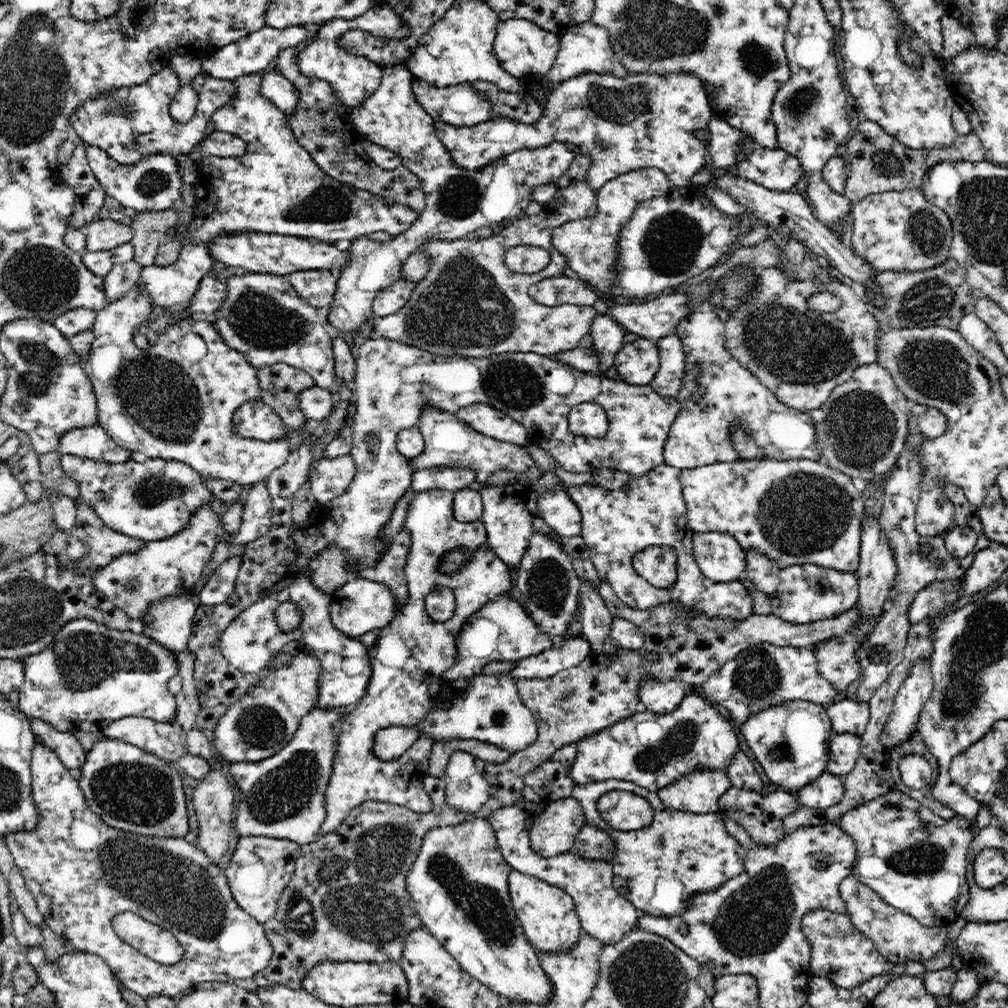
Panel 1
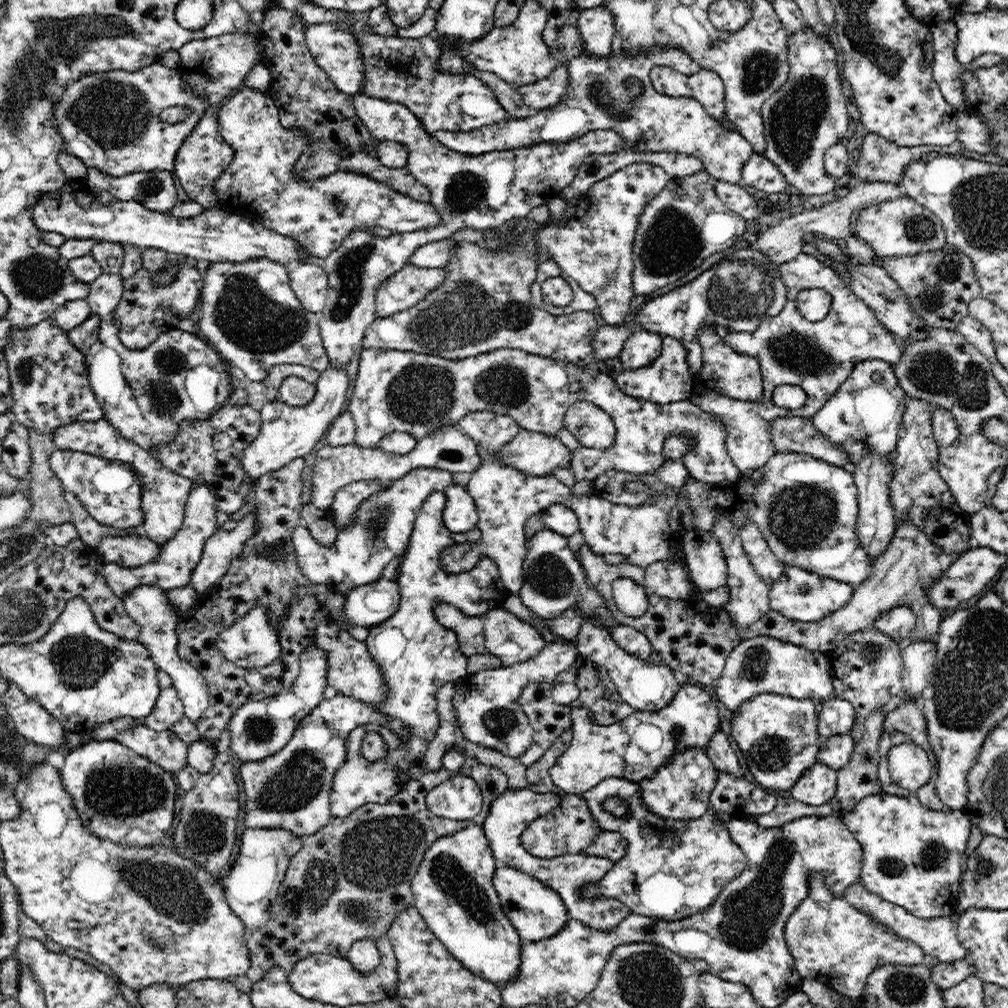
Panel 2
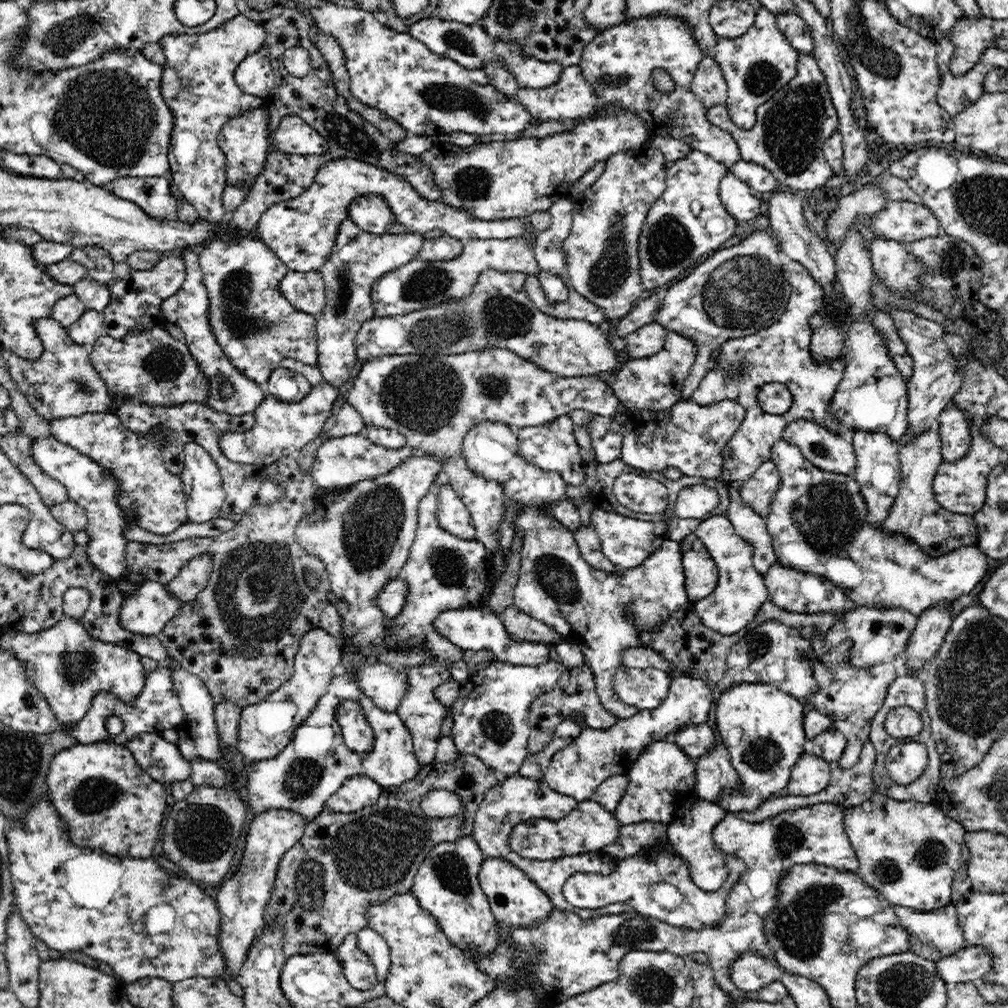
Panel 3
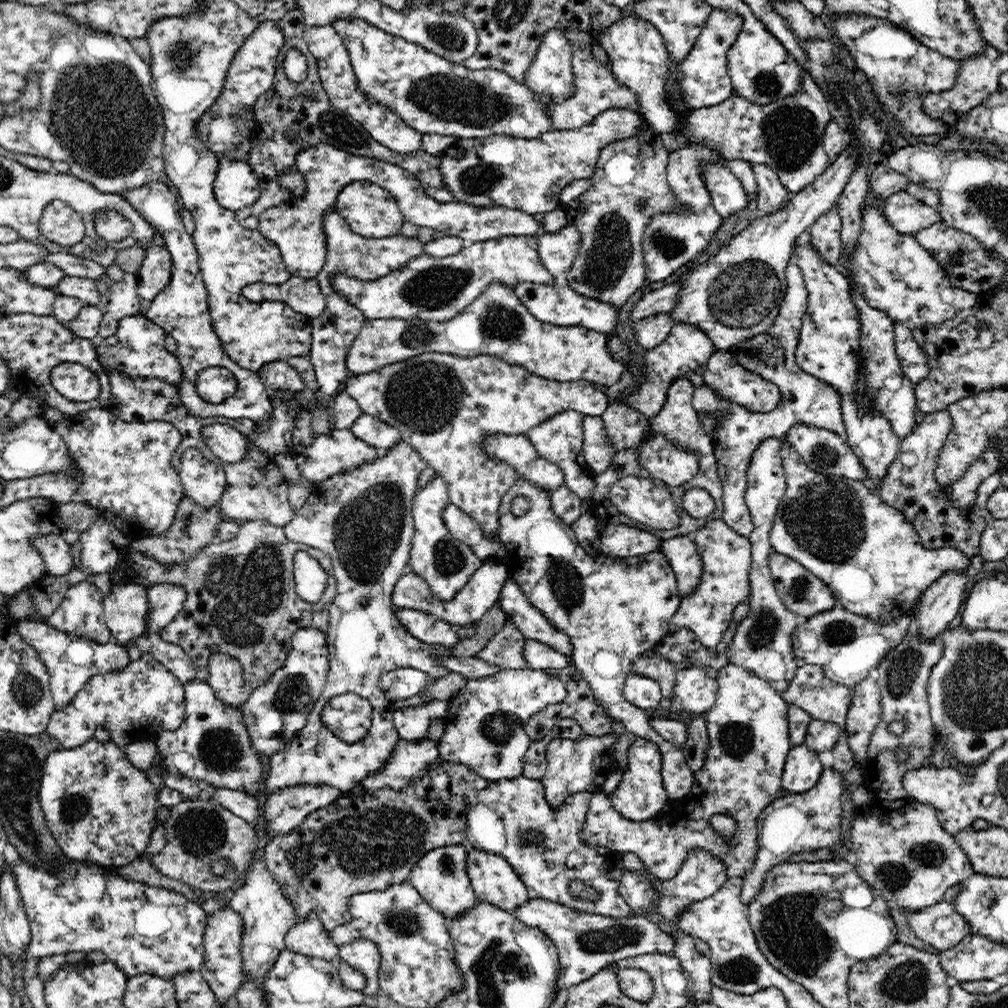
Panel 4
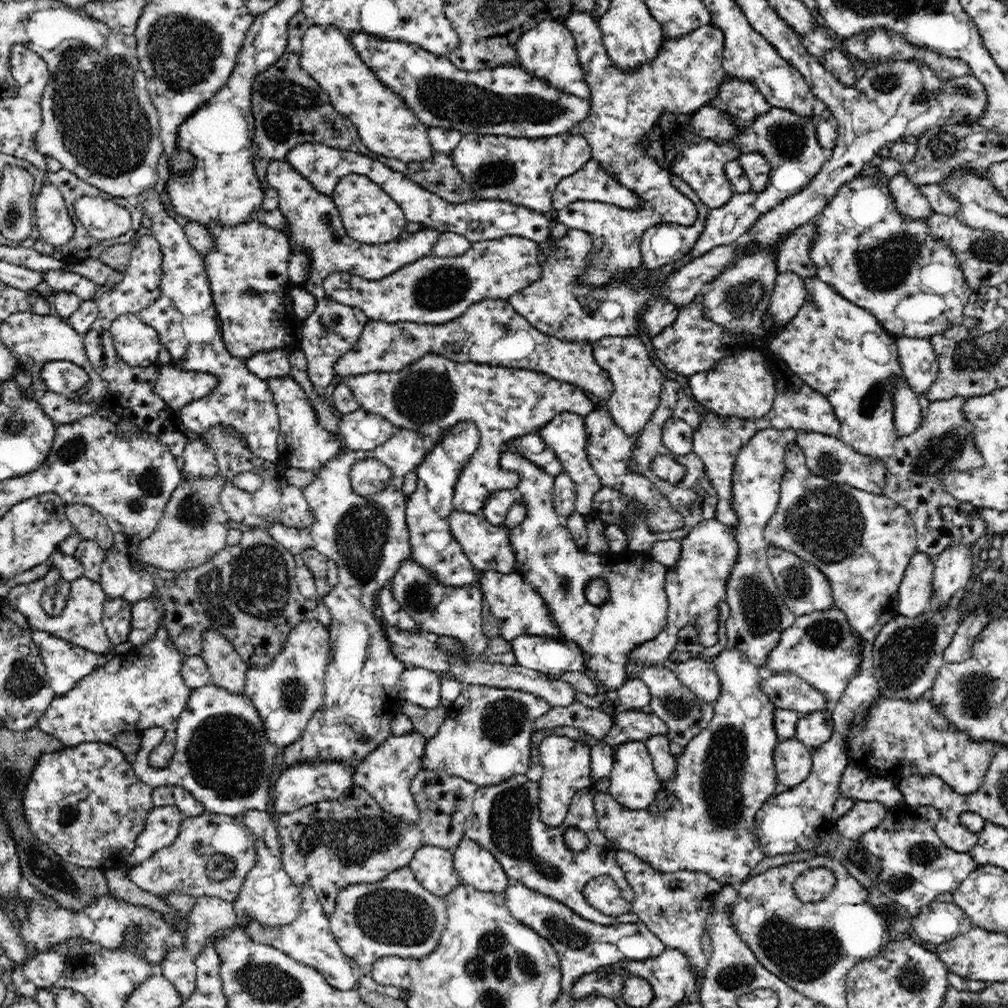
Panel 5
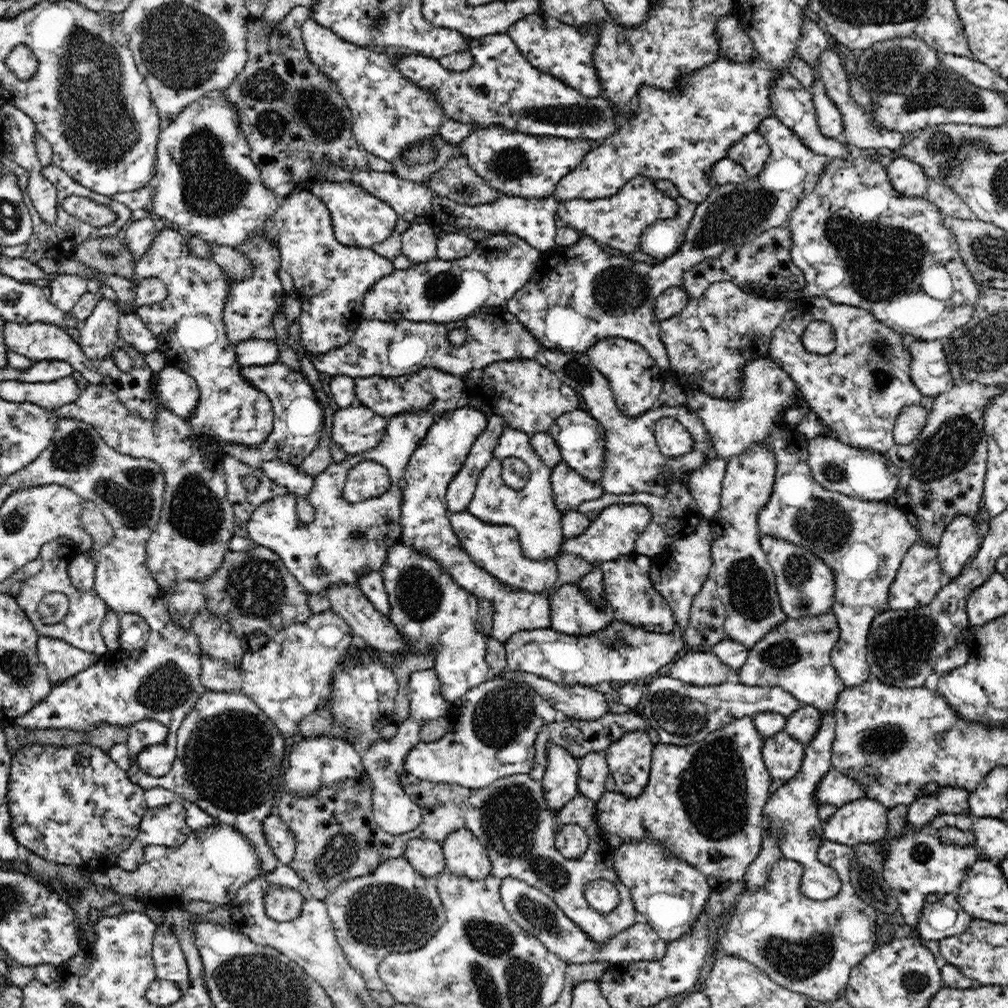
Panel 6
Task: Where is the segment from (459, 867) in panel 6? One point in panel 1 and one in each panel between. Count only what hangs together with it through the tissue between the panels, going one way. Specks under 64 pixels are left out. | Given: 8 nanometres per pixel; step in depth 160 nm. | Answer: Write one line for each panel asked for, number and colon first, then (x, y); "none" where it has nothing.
1: (547, 914)
2: (536, 911)
3: (515, 900)
4: (494, 881)
5: (477, 867)

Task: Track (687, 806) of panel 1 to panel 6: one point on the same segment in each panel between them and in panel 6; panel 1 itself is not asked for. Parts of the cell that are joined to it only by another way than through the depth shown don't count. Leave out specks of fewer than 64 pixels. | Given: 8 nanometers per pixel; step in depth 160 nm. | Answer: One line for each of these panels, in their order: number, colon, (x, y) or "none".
2: (680, 790)
3: (661, 782)
4: (641, 795)
5: (634, 783)
6: (629, 759)

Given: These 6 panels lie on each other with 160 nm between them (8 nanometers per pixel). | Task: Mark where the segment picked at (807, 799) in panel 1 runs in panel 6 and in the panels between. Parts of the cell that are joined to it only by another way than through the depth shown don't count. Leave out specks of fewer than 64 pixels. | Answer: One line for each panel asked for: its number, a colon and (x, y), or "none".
2: (817, 785)
3: (811, 774)
4: (802, 769)
5: (793, 762)
6: (783, 755)

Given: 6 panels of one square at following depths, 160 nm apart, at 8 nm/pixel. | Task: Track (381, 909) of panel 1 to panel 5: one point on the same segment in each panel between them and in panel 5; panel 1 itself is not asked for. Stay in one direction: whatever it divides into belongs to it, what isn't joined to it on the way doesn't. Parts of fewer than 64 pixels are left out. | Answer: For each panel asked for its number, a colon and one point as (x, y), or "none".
2: (350, 881)
3: (345, 863)
4: (353, 846)
5: (328, 845)

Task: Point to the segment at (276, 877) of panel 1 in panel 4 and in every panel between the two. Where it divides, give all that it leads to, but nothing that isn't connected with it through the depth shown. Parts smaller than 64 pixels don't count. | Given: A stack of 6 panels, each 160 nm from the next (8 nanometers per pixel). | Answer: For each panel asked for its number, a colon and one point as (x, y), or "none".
2: (255, 878)
3: (242, 901)
4: (285, 810)

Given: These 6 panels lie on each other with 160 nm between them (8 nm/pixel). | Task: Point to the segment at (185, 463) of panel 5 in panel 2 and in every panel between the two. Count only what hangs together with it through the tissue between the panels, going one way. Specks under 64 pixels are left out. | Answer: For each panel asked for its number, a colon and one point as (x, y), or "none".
2: (172, 568)
3: (203, 486)
4: (204, 481)

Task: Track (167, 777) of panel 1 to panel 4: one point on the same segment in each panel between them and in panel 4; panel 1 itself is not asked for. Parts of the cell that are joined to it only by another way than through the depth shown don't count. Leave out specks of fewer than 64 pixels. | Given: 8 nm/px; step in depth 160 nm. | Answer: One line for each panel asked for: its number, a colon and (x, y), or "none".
2: (121, 796)
3: (109, 802)
4: (100, 808)

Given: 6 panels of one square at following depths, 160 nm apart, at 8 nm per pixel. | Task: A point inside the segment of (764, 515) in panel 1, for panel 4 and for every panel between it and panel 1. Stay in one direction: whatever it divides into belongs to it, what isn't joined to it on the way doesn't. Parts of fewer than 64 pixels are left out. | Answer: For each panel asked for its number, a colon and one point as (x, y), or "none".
2: (806, 509)
3: (816, 519)
4: (869, 554)

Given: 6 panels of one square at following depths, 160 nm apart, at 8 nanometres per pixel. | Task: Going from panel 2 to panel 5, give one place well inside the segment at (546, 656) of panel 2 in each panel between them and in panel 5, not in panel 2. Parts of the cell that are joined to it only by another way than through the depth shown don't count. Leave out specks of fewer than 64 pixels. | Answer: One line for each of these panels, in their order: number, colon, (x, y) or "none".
3: (490, 716)
4: (484, 722)
5: (486, 737)

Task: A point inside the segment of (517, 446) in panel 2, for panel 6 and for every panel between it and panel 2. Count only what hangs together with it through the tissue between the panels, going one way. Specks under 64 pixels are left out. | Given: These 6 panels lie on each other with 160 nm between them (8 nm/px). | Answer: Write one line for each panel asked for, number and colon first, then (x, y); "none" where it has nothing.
3: (552, 447)
4: (559, 440)
5: (566, 435)
6: (580, 438)

